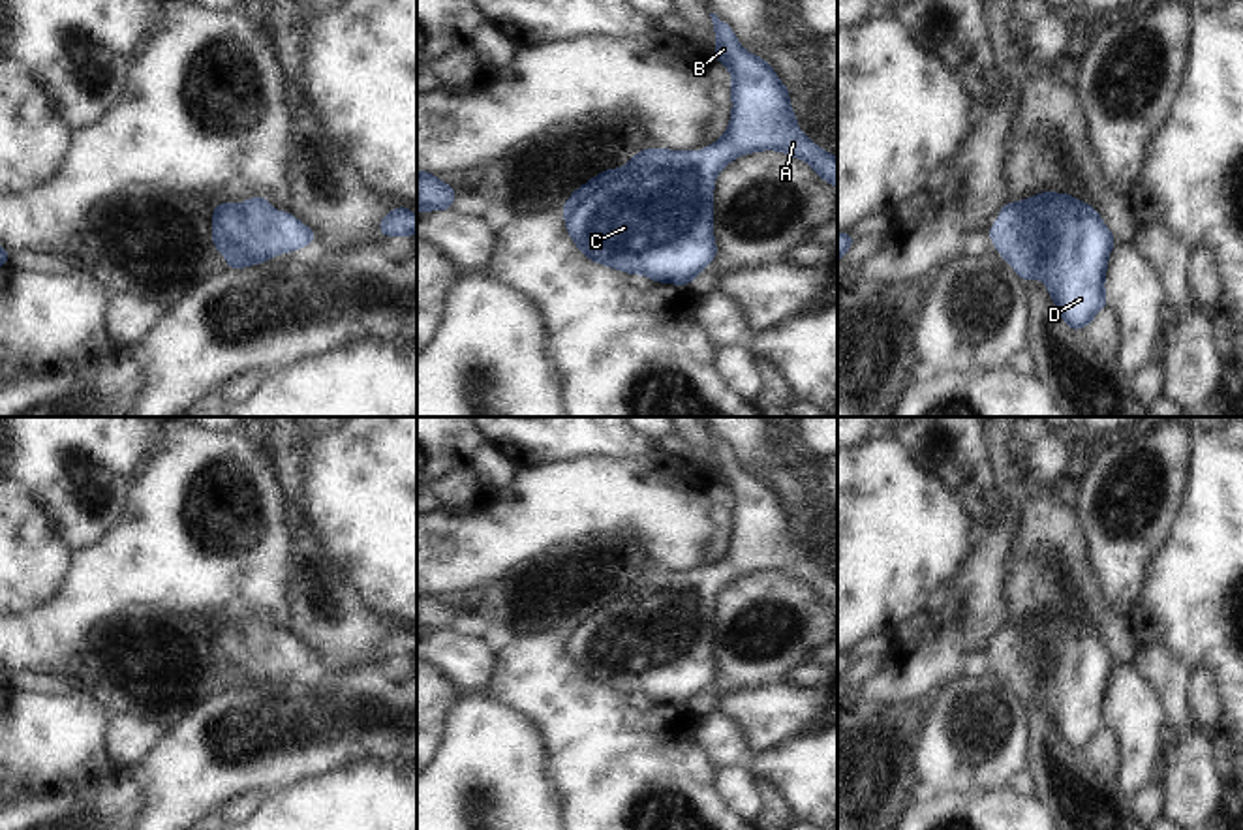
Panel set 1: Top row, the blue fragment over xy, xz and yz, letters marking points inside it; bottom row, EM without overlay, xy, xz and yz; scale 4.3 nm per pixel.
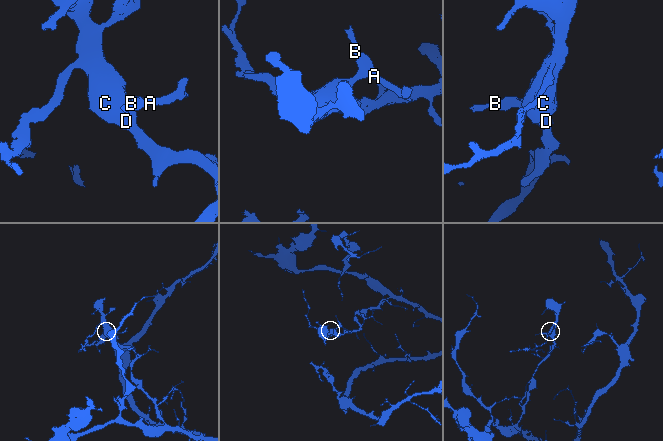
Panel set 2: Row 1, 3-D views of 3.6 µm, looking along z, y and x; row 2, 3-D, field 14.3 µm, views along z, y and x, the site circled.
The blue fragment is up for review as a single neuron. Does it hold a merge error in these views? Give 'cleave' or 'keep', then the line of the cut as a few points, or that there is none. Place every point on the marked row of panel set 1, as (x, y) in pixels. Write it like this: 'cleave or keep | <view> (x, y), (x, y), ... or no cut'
keep | no cut

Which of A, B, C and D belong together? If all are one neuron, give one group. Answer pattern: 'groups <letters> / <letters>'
groups A B C D

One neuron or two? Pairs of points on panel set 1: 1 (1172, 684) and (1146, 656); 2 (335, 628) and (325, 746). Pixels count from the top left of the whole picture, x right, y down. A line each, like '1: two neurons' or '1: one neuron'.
1: one neuron
2: two neurons

